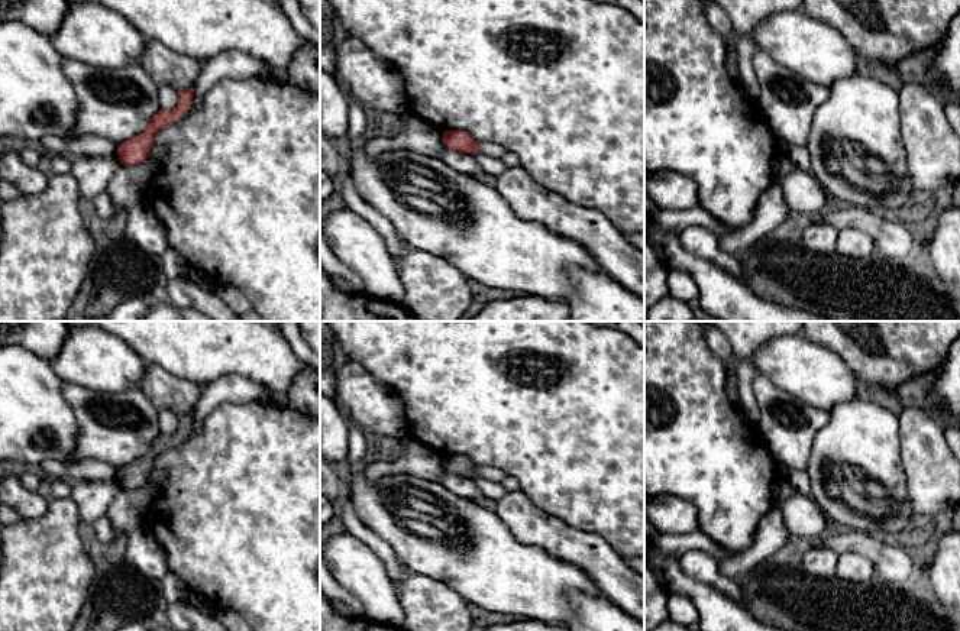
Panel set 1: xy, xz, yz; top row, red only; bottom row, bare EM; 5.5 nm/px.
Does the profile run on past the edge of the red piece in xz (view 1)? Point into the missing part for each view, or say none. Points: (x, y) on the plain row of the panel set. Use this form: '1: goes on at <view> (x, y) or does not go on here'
1: does not go on here

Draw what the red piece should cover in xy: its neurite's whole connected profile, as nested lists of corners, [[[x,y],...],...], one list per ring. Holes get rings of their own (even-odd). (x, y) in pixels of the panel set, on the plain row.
[[[194,412],[184,414],[178,418],[178,428],[172,434],[159,433],[159,436],[152,441],[148,453],[140,459],[123,466],[117,470],[117,479],[122,489],[138,489],[142,488],[151,473],[153,472],[155,459],[178,446],[193,428]]]

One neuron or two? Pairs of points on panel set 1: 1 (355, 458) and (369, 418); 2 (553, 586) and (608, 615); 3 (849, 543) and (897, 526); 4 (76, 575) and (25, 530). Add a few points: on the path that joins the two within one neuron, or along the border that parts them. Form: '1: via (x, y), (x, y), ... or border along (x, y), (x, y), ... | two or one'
1: border along (349, 418), (365, 433) | two
2: border along (566, 595), (572, 591), (579, 591), (603, 596) | two
3: border along (839, 527), (866, 531), (904, 543) | two
4: via (62, 568), (38, 543) | one

